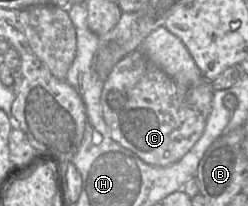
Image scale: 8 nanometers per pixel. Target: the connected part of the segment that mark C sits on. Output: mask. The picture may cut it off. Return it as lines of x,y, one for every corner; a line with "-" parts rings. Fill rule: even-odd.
137,49
113,67
104,82
101,106
104,121
114,141
135,153
143,162
165,167
179,161
200,139
211,111
213,94
211,82
204,79
196,86
182,86

